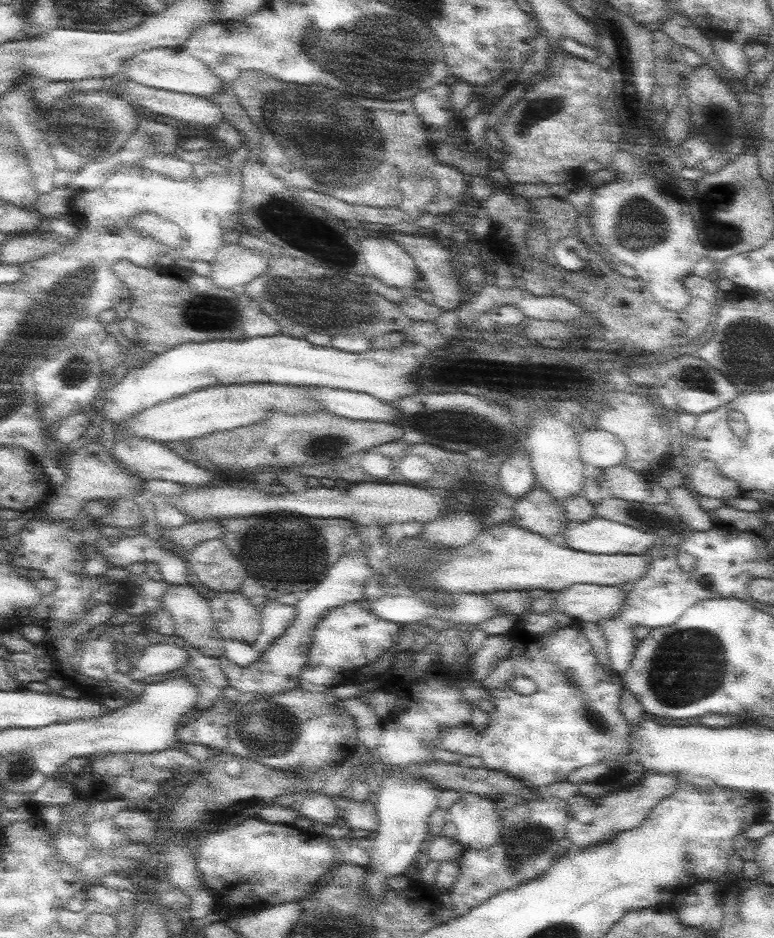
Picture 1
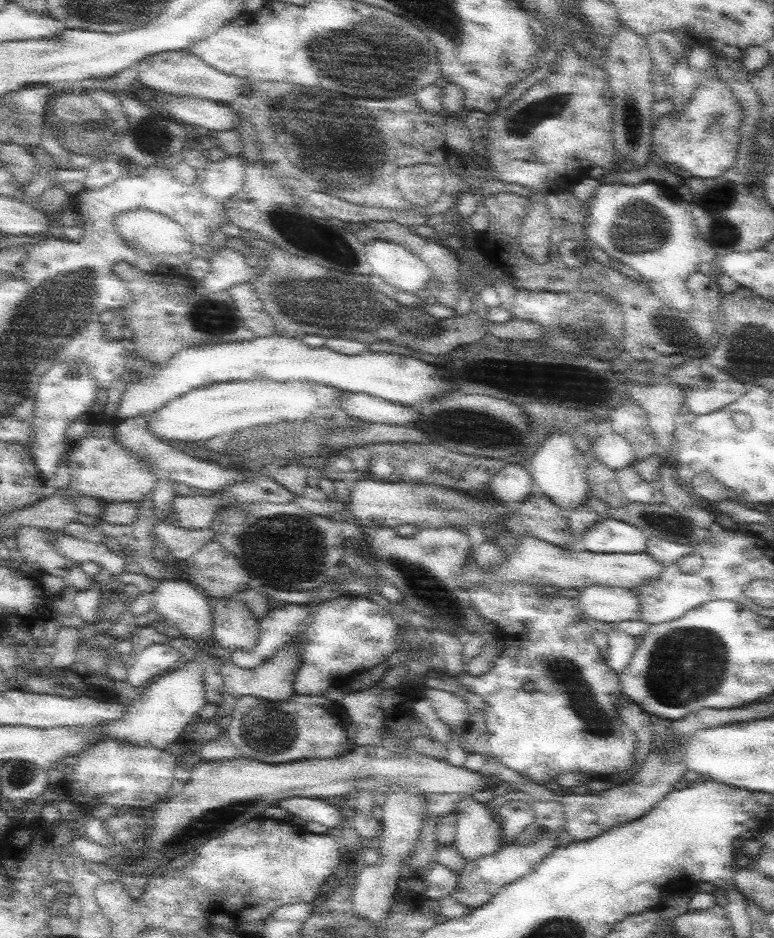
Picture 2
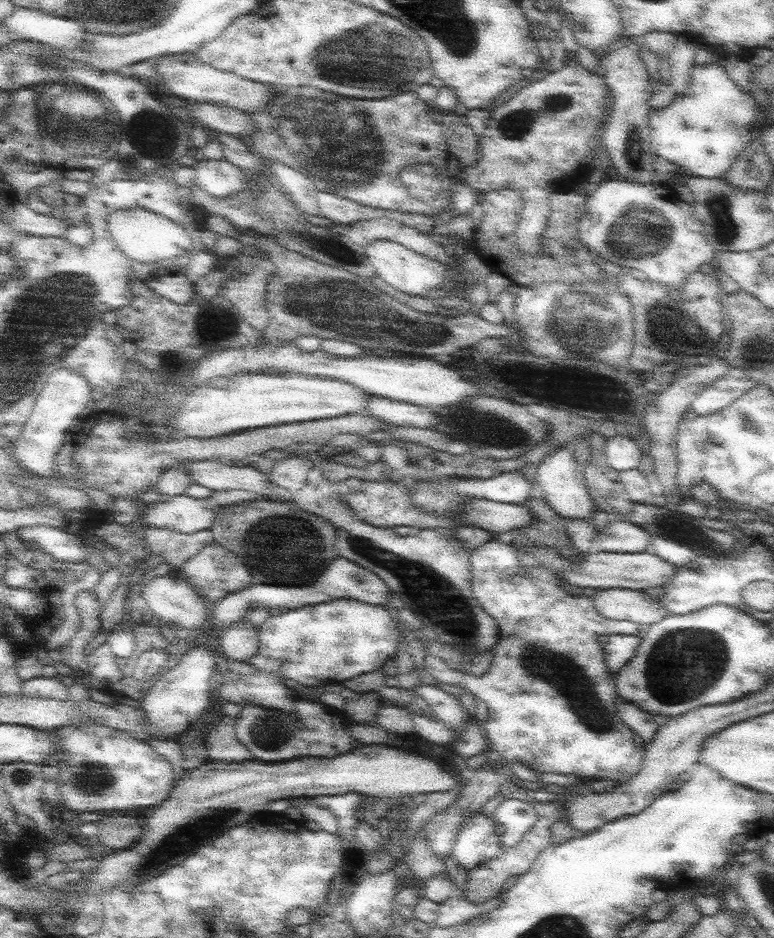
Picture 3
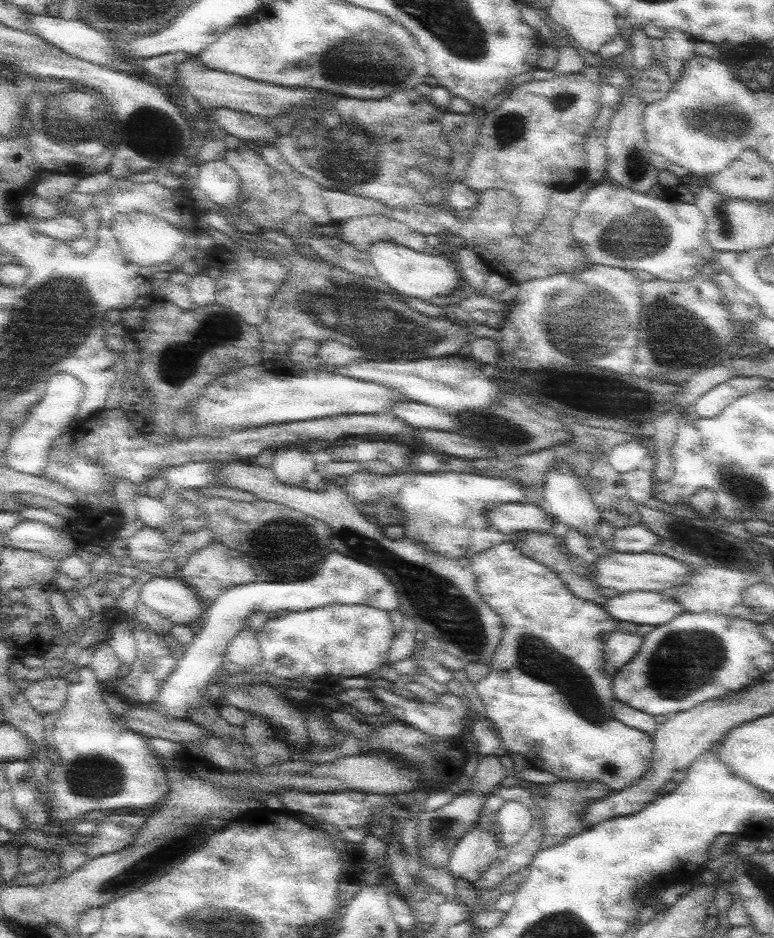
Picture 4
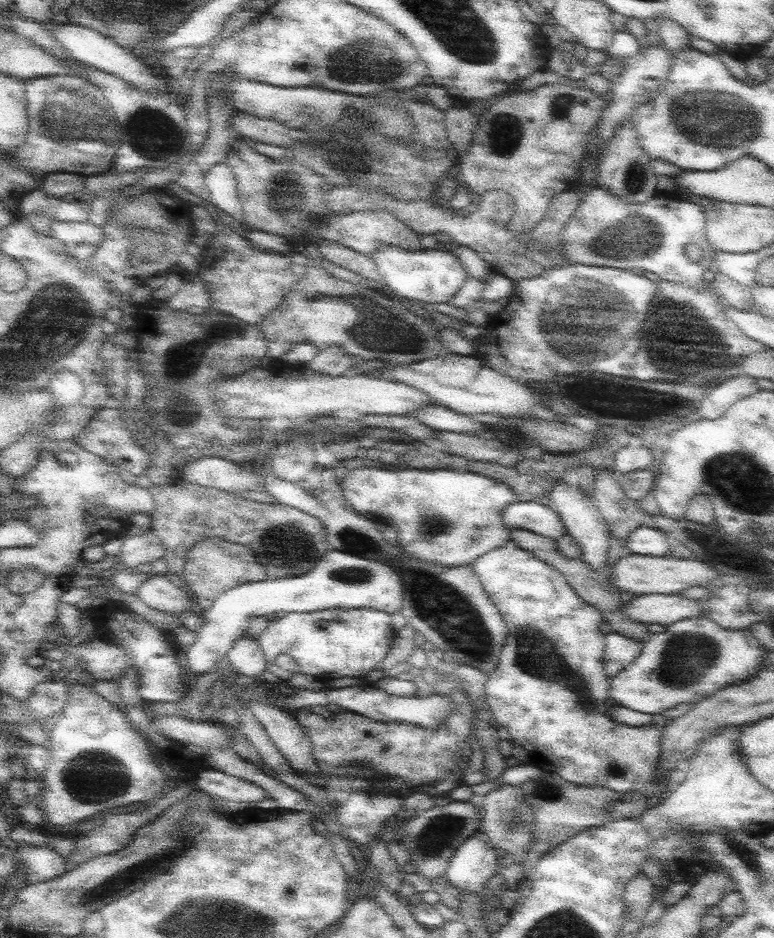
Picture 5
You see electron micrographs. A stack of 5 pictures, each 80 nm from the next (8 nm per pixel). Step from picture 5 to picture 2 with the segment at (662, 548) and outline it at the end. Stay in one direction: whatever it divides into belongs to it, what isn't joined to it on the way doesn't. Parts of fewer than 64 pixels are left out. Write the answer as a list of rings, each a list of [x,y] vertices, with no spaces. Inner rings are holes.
[[[610,516],[606,519],[600,517],[598,522],[592,528],[589,528],[586,534],[583,534],[583,538],[577,543],[576,548],[579,547],[595,553],[636,554],[647,550],[648,539],[649,536],[633,524],[622,522],[622,520]]]

